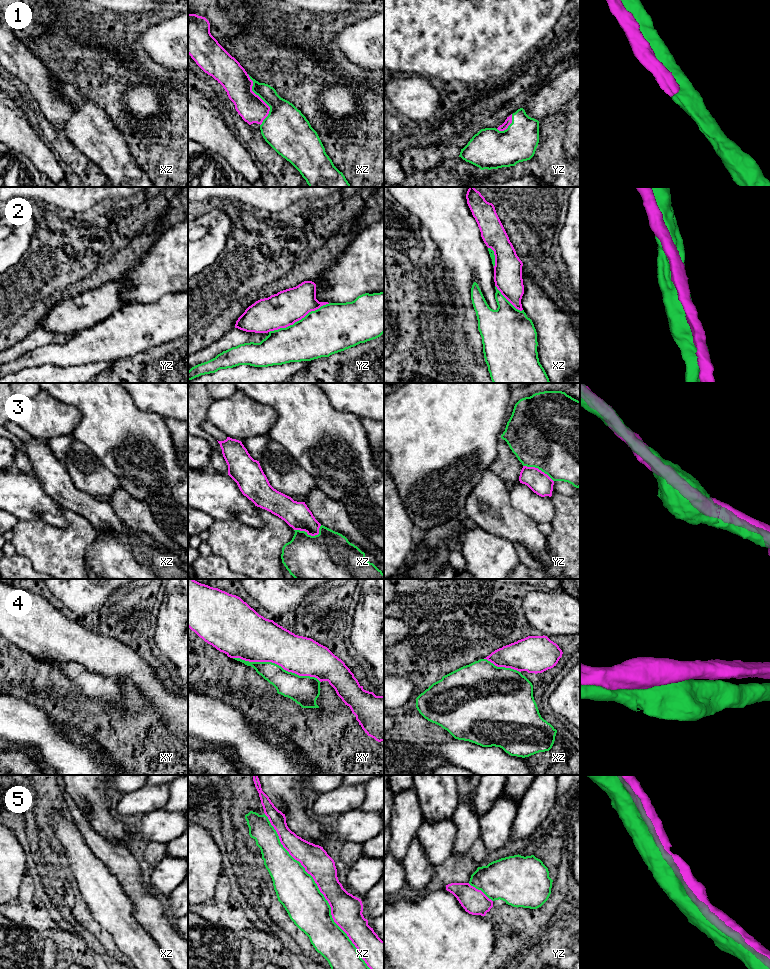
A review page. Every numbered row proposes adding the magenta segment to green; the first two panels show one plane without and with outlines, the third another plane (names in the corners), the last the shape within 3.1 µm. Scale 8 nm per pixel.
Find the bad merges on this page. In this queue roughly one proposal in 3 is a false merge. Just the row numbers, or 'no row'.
4

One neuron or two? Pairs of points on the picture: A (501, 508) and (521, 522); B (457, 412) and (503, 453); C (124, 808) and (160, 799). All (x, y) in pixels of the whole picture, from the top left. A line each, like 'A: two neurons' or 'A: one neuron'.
A: one neuron
B: two neurons
C: one neuron

